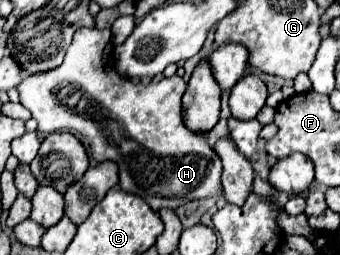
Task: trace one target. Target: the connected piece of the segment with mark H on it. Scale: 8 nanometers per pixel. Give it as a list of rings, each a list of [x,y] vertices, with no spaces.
[[[80,28],[76,30],[74,40],[66,50],[64,62],[56,70],[32,74],[20,82],[20,102],[32,112],[32,118],[38,122],[38,130],[44,134],[70,130],[86,138],[92,150],[92,158],[96,162],[116,162],[120,170],[120,188],[144,198],[154,212],[160,212],[162,208],[176,210],[184,202],[196,198],[222,196],[220,156],[210,148],[206,134],[188,130],[182,118],[182,94],[186,90],[186,82],[180,76],[172,76],[162,78],[158,84],[142,86],[128,78],[122,78],[114,70],[112,50],[114,44],[110,28]]]

